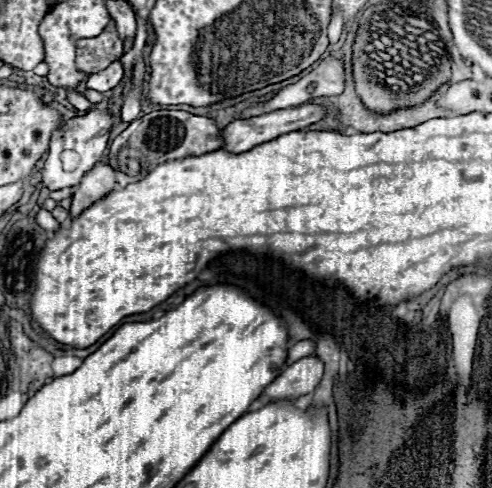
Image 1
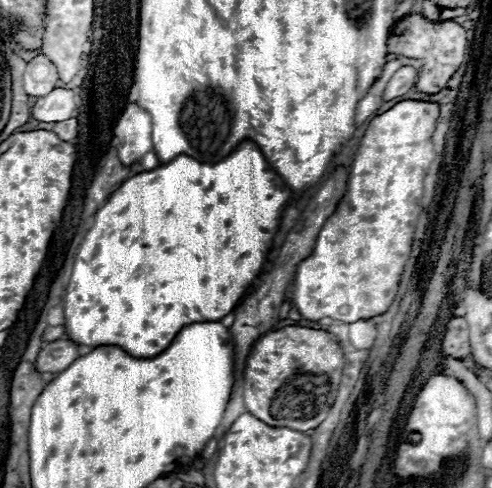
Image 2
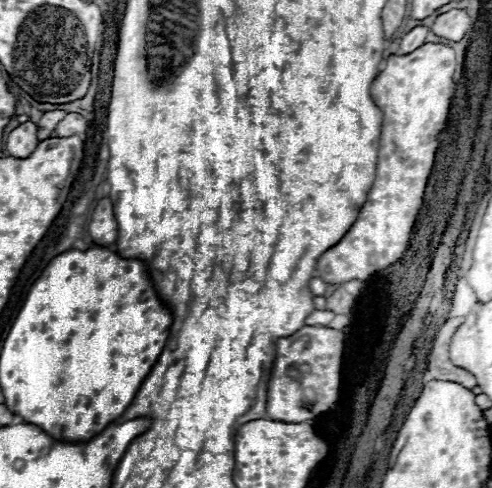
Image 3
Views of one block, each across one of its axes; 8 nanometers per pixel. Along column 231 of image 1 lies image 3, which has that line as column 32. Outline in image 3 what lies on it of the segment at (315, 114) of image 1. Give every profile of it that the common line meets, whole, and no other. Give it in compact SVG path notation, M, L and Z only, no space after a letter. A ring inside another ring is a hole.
M24 122L18 128L14 128L8 136L6 136L6 154L14 156L14 158L26 158L30 156L36 146L38 146L38 138L36 138L36 124L34 122Z

